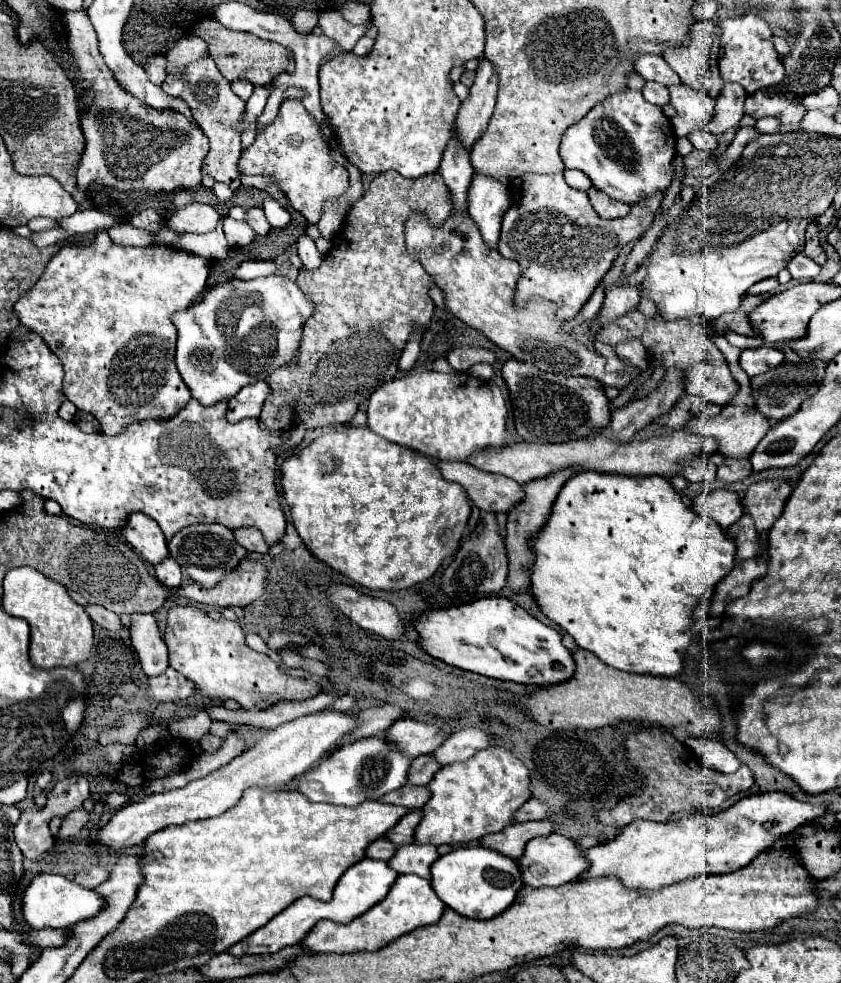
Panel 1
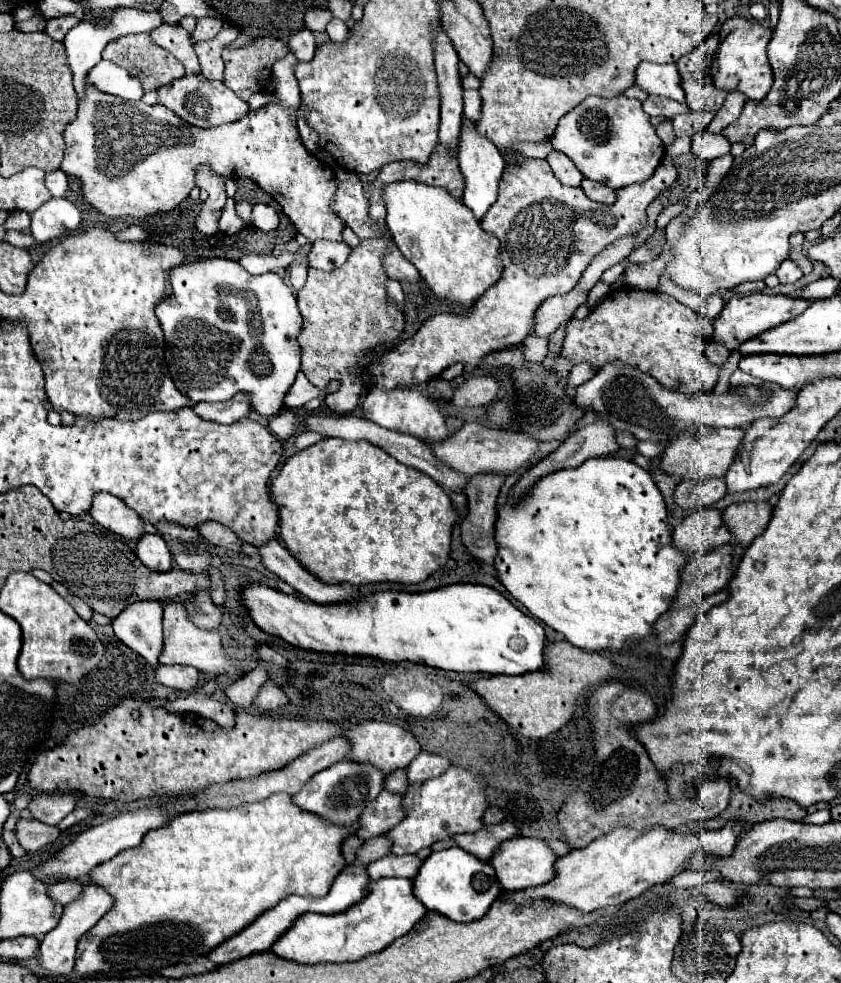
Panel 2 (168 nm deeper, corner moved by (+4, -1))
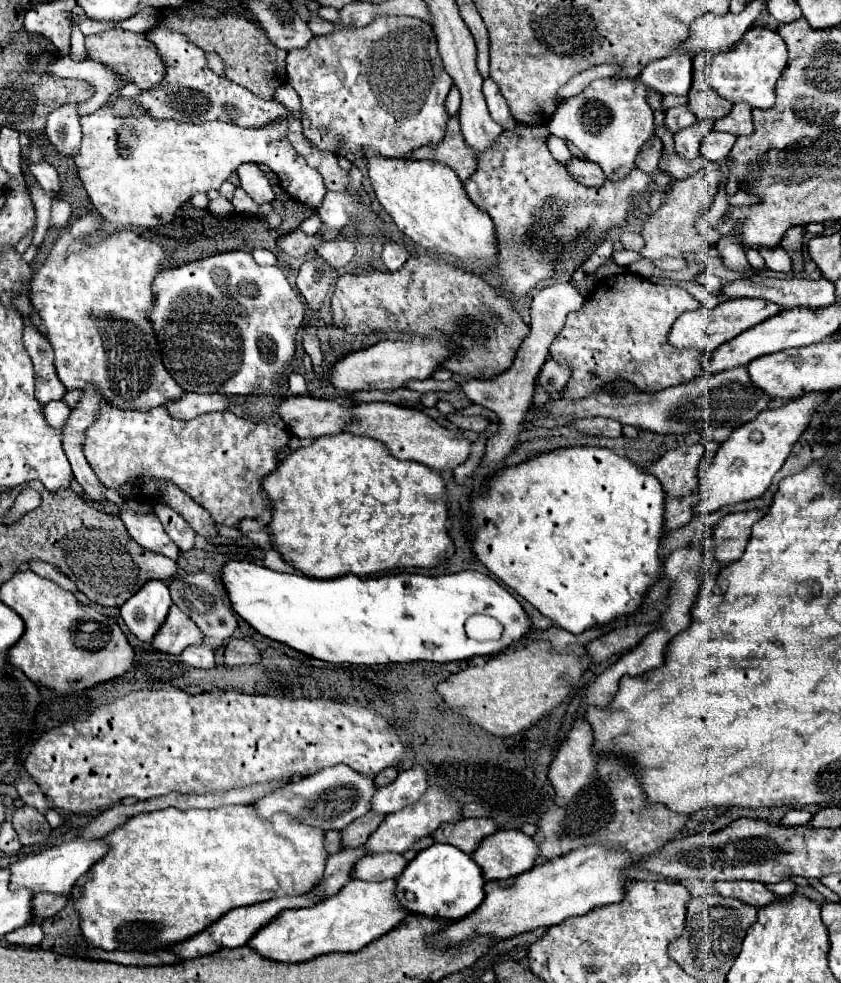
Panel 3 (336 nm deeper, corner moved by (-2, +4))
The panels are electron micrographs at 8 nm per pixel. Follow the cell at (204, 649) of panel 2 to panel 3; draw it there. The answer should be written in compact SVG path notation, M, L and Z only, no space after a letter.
M174 604L162 624L160 632L152 640L152 646L160 652L168 654L182 654L184 648L204 644L204 634L196 628L196 624Z

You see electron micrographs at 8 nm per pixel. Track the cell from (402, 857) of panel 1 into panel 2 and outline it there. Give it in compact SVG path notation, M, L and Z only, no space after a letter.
M388 853L386 857L370 863L366 867L368 875L372 881L382 879L382 877L406 877L412 879L418 873L418 867L422 865L422 859L416 855L394 855Z

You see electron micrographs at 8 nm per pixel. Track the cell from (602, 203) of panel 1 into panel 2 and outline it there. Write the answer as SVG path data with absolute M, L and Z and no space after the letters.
M584 179L584 181L580 183L580 187L584 189L584 193L586 193L592 201L600 201L600 203L614 203L614 201L616 201L614 189L610 189L608 185L602 185L602 183L598 183L598 181Z

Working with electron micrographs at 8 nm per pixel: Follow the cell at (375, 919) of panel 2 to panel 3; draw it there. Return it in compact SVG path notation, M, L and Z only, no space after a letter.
M350 880L338 894L324 898L316 906L300 910L284 910L272 924L258 932L248 946L278 962L306 962L332 952L358 952L370 942L382 938L410 914L394 896L396 880L362 882Z

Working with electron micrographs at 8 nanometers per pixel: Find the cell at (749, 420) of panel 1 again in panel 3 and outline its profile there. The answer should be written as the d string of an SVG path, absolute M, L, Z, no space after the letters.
M708 440L668 450L656 464L646 468L646 472L658 476L658 480L664 484L666 496L686 496L698 488L700 460L704 460L706 454L712 456L716 448L720 448L720 442Z

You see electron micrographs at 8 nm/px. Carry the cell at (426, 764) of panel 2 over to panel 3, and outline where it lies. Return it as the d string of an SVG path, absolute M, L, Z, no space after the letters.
M408 768L398 774L398 778L378 788L378 792L372 798L372 810L378 814L392 814L396 810L402 810L410 804L414 804L428 786L428 774L424 768Z

